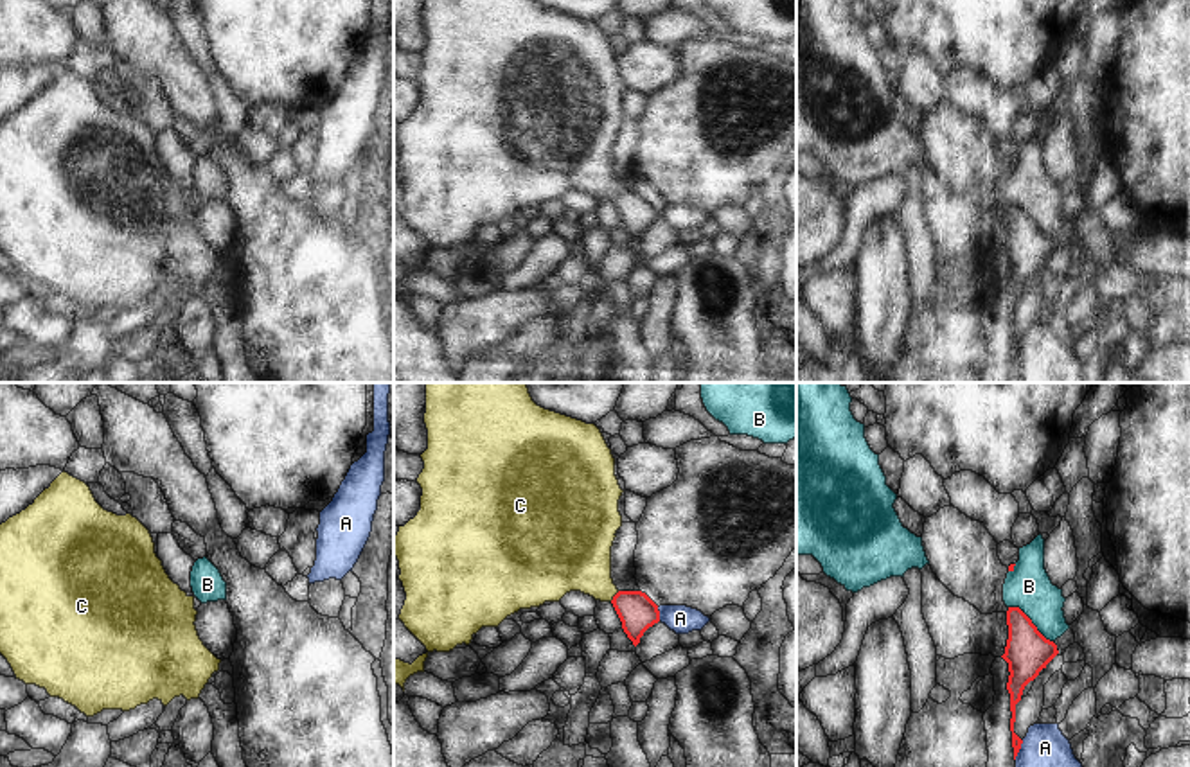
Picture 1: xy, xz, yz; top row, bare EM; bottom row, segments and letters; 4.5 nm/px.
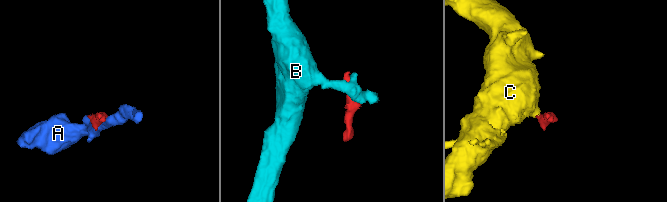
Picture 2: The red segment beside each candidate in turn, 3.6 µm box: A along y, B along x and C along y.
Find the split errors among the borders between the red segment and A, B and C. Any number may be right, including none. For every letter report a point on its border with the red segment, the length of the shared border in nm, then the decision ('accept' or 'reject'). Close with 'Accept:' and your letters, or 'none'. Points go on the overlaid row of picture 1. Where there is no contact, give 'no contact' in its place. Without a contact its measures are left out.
A: yz (1020, 748) | 100 nm | reject
B: yz (1030, 622) | 260 nm | reject
C: xz (613, 597) | 60 nm | accept
Accept: C

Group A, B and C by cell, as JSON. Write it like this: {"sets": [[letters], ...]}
{"sets": [["A"], ["B"], ["C"]]}

